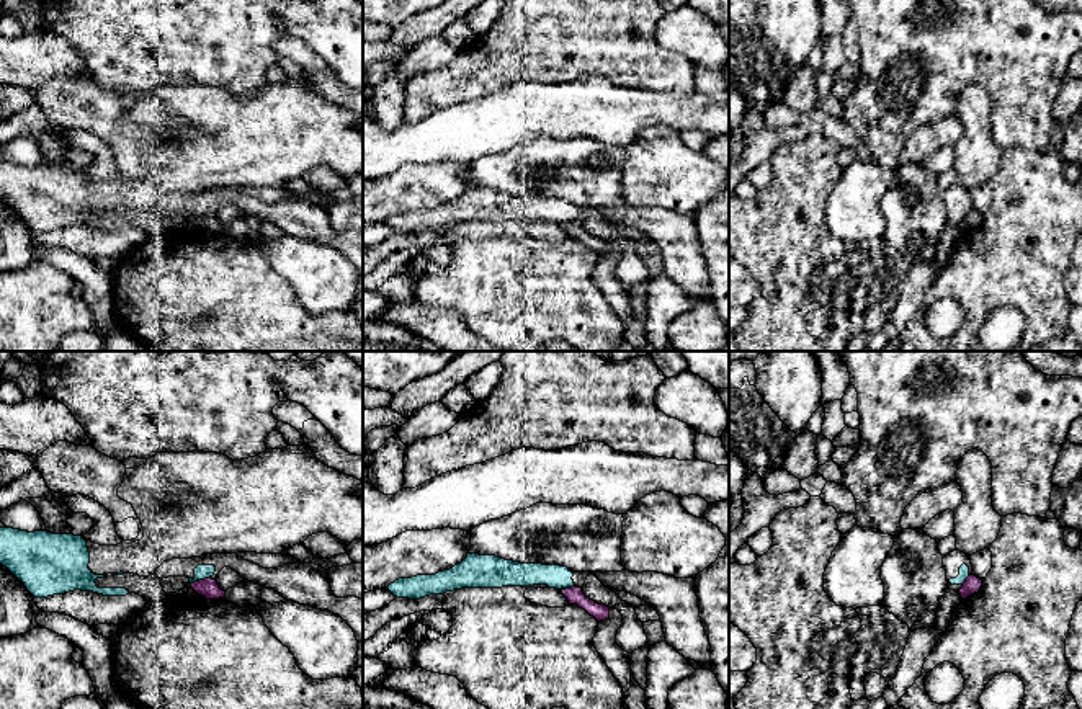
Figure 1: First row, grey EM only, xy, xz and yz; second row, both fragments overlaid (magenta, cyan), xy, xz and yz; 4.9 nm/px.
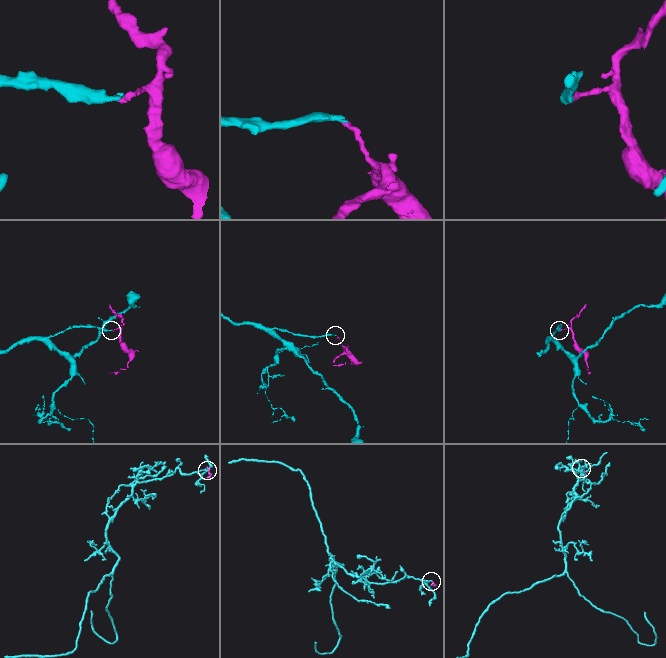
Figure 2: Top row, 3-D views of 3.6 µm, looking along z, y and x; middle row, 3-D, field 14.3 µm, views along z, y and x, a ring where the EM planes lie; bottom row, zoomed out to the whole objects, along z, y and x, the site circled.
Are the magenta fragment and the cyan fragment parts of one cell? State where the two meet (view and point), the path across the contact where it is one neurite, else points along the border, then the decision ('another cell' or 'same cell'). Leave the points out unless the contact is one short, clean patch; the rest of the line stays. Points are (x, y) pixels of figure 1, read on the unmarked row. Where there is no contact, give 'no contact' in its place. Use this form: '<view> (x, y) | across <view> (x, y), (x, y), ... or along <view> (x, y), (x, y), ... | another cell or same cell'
xy (205, 213) | along xy (208, 211), (200, 214) | another cell

